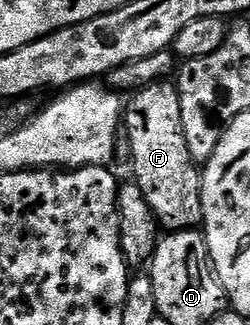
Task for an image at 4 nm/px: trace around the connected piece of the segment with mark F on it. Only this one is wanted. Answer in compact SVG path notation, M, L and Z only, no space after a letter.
M163 79L161 81L153 81L150 85L145 85L133 94L131 101L127 100L124 105L124 125L126 121L126 141L130 144L130 161L134 164L134 175L132 181L140 187L147 199L151 211L155 215L155 219L159 226L166 231L177 231L180 229L197 230L202 223L202 174L200 172L199 162L192 159L192 155L188 151L188 139L184 139L184 123L180 119L180 95L178 94L178 86L173 80Z

